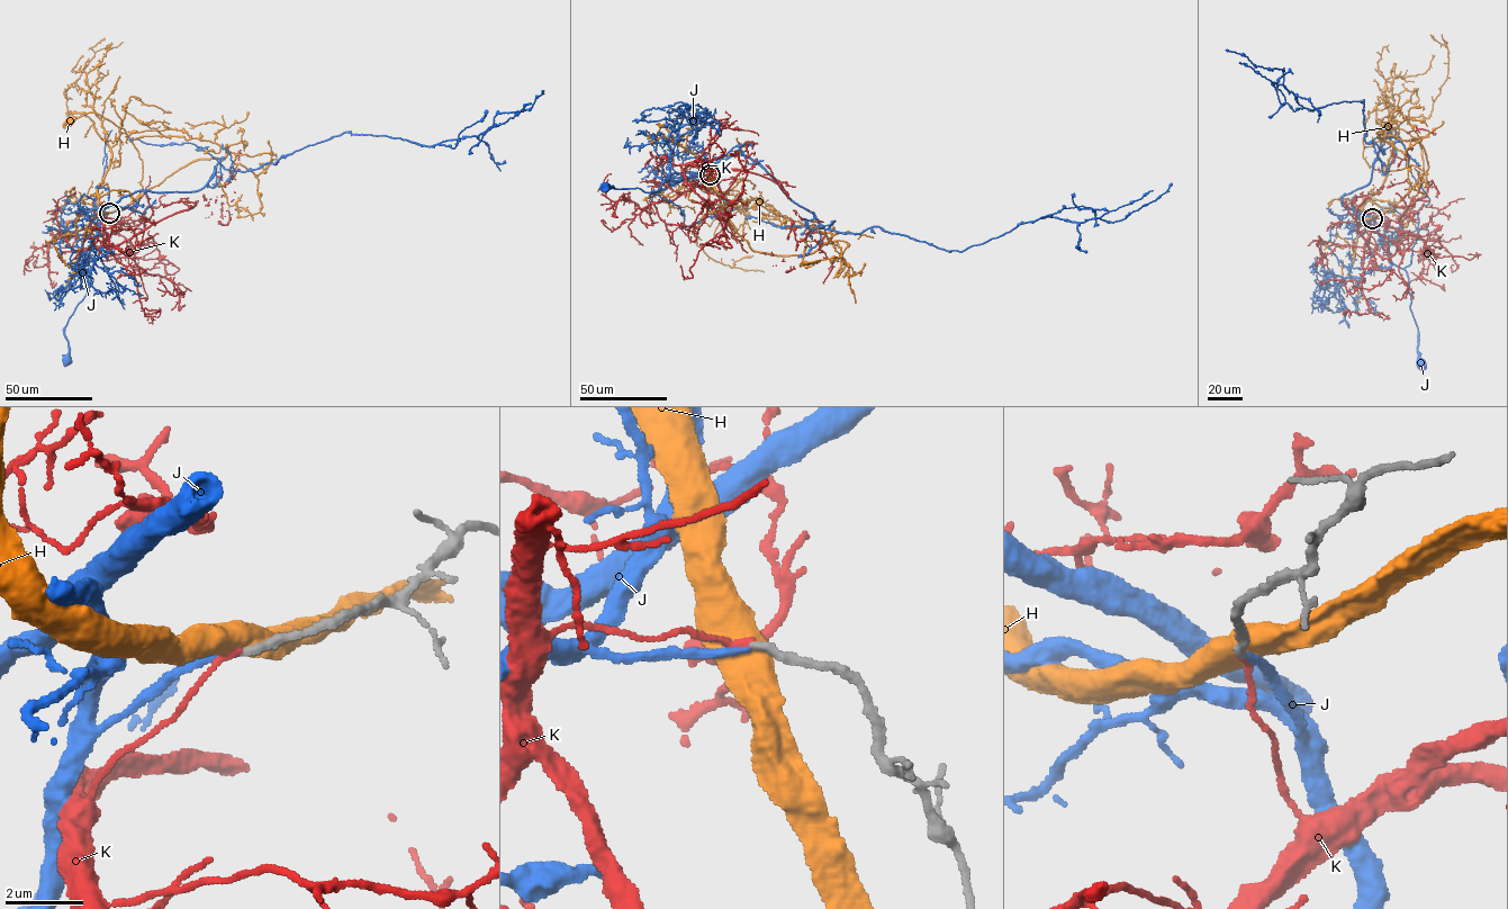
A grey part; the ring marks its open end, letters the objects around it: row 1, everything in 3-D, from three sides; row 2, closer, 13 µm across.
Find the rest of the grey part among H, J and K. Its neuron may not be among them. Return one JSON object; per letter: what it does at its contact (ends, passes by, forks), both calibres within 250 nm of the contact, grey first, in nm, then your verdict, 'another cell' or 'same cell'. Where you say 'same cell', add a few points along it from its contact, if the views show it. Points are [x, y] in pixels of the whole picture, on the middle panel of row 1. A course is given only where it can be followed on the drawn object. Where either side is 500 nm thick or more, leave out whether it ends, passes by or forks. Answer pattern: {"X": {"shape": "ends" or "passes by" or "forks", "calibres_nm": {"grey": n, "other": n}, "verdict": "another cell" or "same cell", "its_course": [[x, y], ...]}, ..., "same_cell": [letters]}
{"H": {"calibres_nm": {"grey": 240, "other": 750}, "verdict": "another cell"}, "J": {"shape": "ends", "calibres_nm": {"grey": 220, "other": 200}, "verdict": "same cell", "its_course": [[709, 174], [679, 180], [666, 178], [653, 192], [605, 187]]}, "K": {"shape": "ends", "calibres_nm": {"grey": 220, "other": 150}, "verdict": "another cell"}, "same_cell": ["J"]}

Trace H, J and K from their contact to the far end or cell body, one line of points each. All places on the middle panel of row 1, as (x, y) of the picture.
H: (710, 174), (734, 232), (733, 239), (743, 241), (745, 212), (740, 194), (737, 190), (712, 192), (704, 189)
J: (709, 174), (679, 180), (666, 178), (653, 192), (605, 187)
K: (709, 174), (691, 163), (751, 172), (779, 186), (813, 233), (796, 243), (787, 270), (794, 269)

